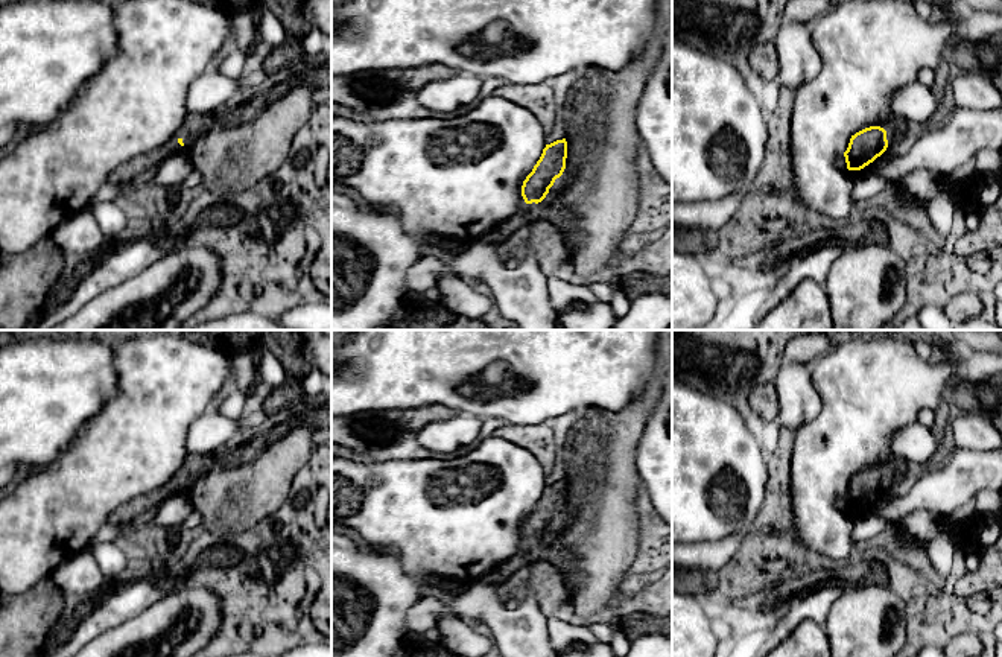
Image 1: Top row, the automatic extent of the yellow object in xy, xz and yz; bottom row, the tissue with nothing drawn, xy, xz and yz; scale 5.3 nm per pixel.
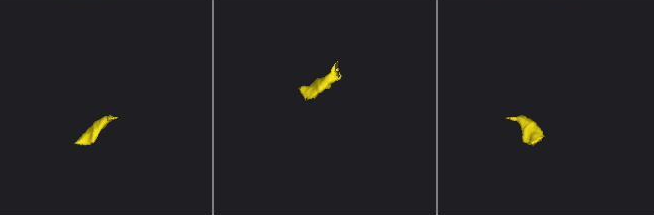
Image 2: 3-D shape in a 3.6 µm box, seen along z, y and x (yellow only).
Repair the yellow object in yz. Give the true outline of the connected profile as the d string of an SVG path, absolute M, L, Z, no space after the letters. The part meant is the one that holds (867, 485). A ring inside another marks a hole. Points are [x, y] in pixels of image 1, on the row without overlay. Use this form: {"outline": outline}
{"outline": "M870 467L851 476L847 491L836 497L835 505L850 519L859 520L871 513L873 502L886 488L886 471L880 467Z"}

